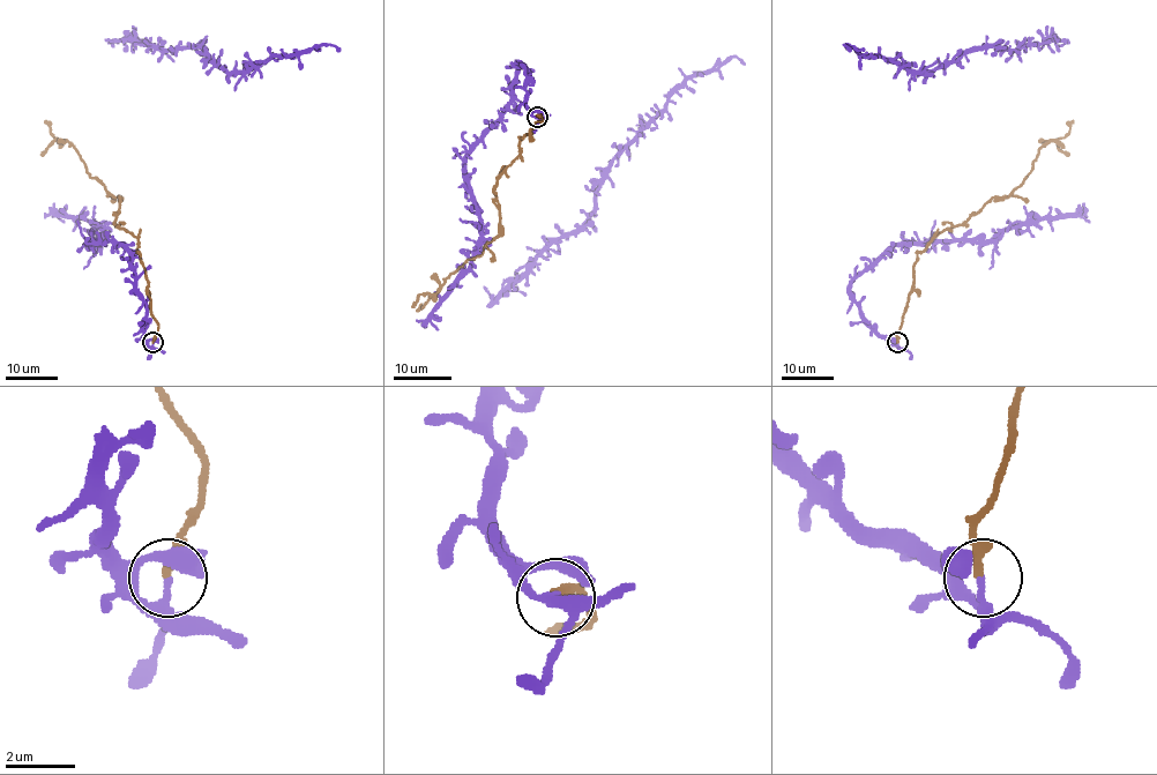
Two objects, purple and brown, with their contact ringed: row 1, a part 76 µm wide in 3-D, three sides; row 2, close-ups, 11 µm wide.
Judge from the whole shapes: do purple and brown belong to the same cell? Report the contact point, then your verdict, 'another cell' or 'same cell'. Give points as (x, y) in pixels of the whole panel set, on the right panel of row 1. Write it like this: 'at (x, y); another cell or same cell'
at (897, 342); another cell

